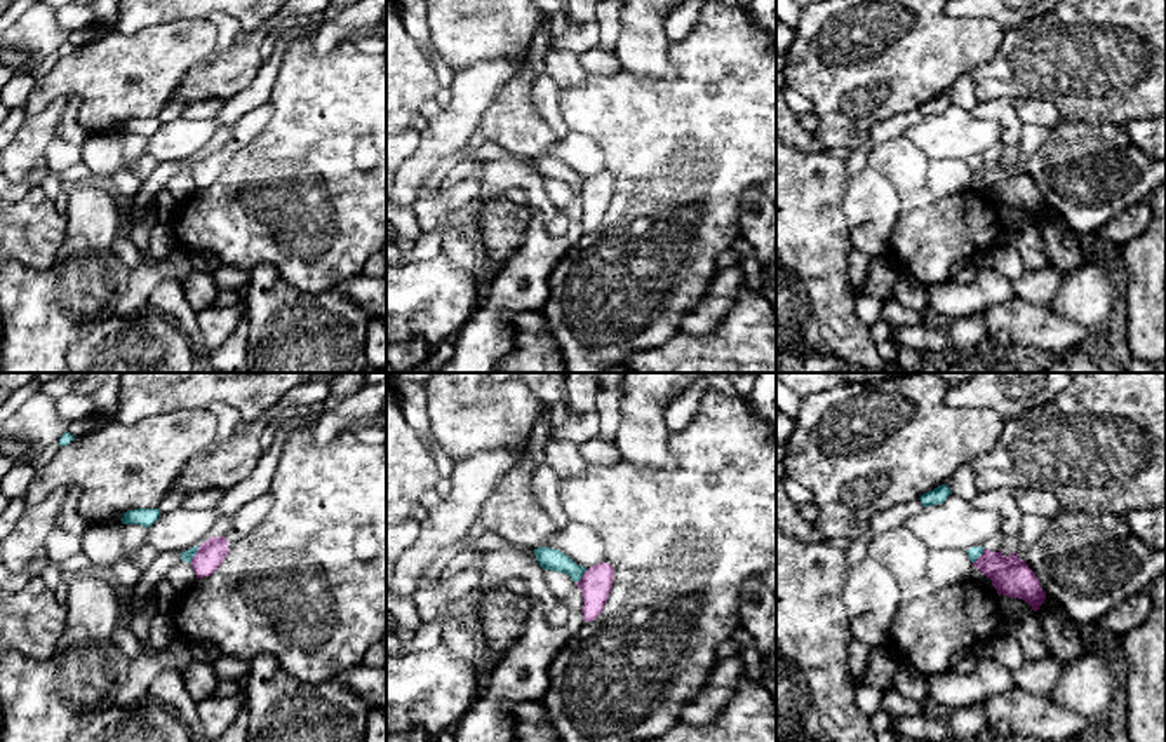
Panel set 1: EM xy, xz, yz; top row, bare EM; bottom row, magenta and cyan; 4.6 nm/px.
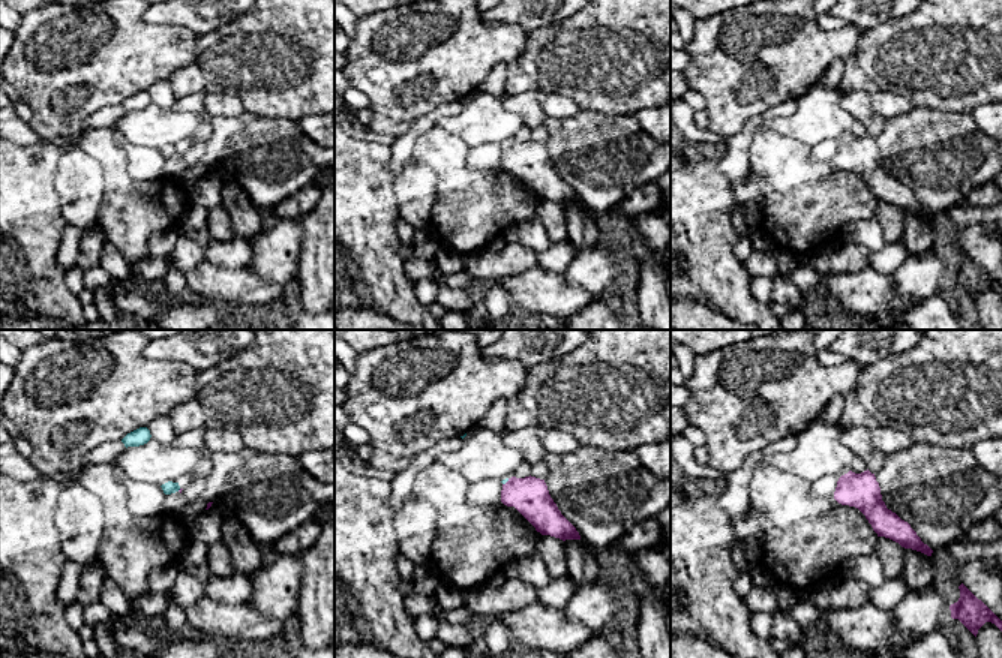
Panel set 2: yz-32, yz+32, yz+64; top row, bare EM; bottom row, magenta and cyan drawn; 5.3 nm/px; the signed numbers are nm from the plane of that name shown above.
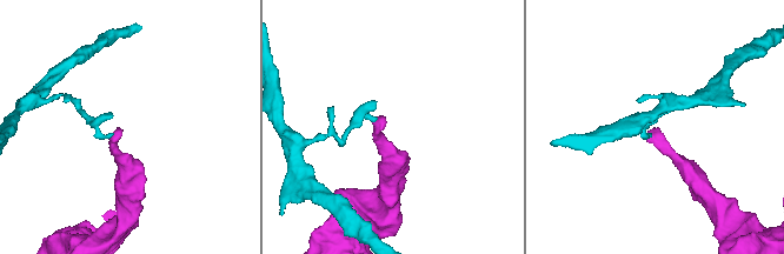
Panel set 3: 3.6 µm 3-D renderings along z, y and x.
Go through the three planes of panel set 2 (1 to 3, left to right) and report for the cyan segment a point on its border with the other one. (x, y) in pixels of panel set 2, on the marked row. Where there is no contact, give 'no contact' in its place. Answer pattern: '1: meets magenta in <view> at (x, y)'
1: no contact
2: meets magenta in yz+32 at (507, 481)
3: no contact

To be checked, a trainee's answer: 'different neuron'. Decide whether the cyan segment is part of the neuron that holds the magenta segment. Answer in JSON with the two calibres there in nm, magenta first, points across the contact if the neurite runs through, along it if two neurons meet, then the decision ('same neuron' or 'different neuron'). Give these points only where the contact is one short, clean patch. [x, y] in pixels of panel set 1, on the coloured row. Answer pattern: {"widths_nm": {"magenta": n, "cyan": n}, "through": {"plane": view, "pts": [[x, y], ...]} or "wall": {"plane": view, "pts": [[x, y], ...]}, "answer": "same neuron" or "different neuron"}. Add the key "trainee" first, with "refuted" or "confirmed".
{"trainee": "confirmed", "widths_nm": {"magenta": 180, "cyan": 60}, "wall": {"plane": "yz", "pts": [[984, 547], [984, 553], [973, 563]]}, "answer": "different neuron"}

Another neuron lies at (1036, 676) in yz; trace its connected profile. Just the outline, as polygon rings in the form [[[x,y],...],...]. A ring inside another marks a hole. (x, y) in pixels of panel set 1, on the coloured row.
[[[1051,655],[1041,660],[1025,660],[1023,665],[1013,672],[1013,683],[1029,693],[1048,695],[1058,685],[1063,671],[1065,665]]]

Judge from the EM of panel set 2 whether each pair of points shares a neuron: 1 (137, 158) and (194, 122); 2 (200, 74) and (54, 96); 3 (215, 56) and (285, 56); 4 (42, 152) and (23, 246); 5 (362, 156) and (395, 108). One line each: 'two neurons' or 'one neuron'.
1: two neurons
2: two neurons
3: one neuron
4: one neuron
5: two neurons

